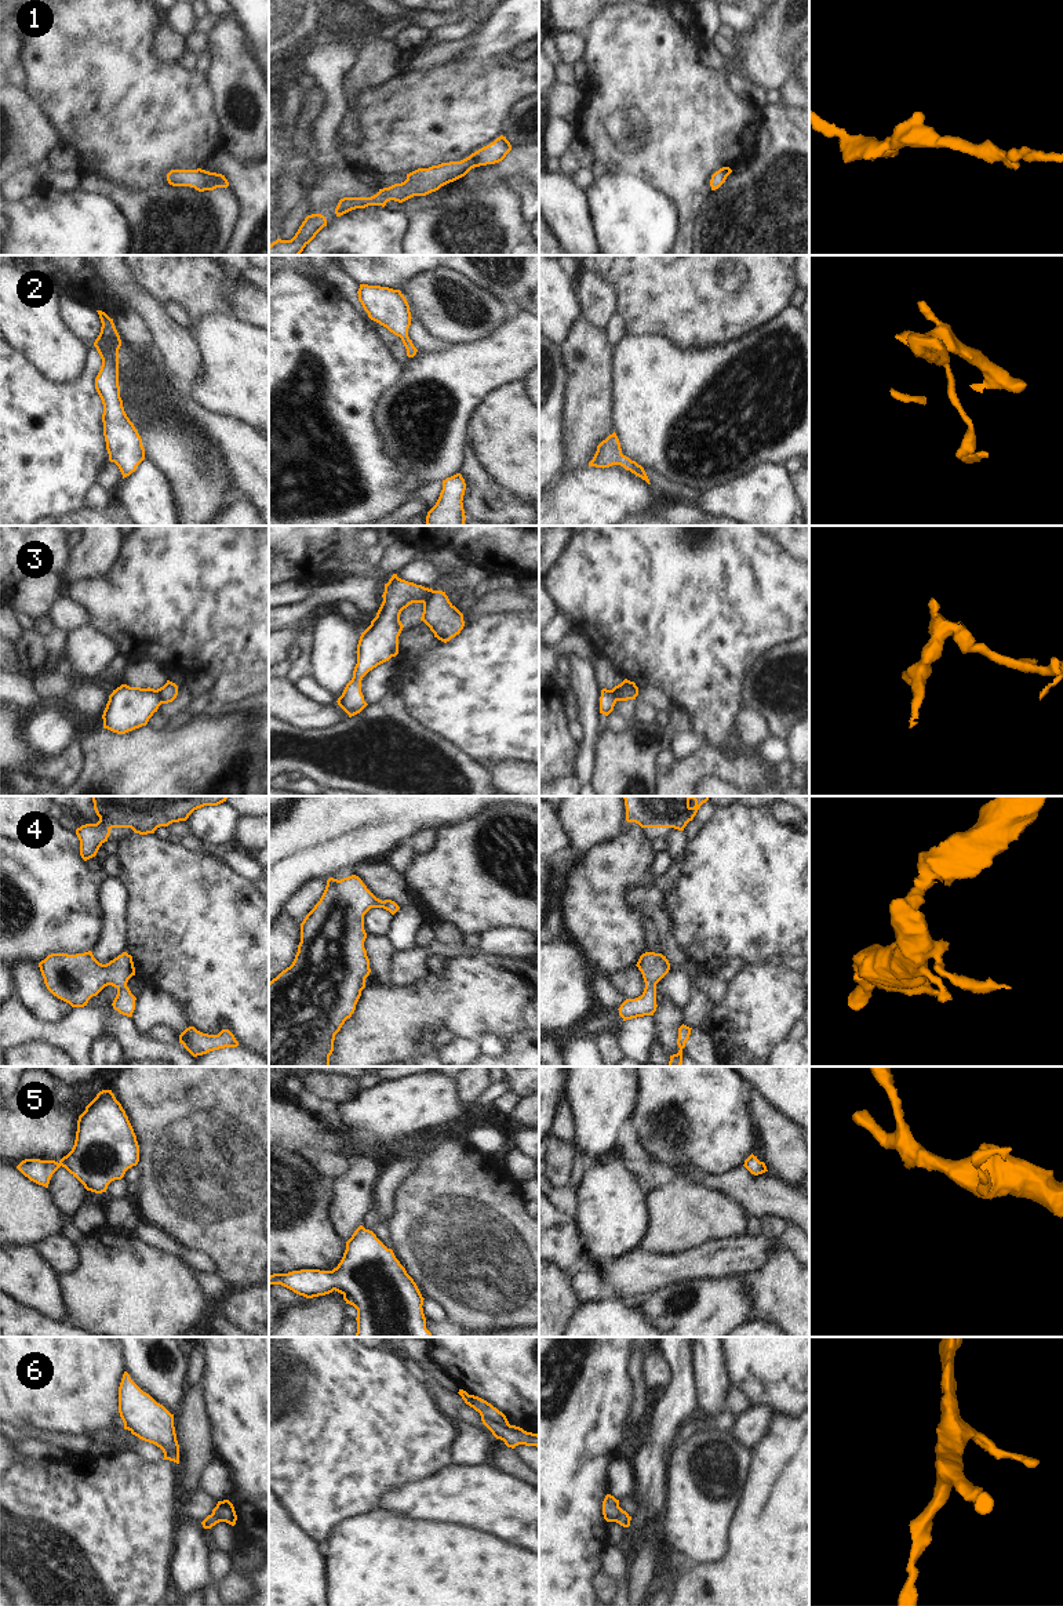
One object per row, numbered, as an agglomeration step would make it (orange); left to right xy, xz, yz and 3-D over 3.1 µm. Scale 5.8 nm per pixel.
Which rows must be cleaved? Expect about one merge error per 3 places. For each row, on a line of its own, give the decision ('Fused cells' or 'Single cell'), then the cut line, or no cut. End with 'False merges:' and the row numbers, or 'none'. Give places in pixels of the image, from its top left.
1: Single cell. No split
2: Single cell. No split
3: Fused cells. Split along xy (155, 690), (162, 702)
4: Single cell. No split
5: Single cell. No split
6: Fused cells. Split along xz (480, 1413), (499, 1424), (509, 1424)
False merges: 3, 6

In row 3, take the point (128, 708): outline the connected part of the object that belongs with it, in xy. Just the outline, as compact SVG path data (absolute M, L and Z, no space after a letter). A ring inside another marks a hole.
M121 684L109 695L103 711L103 728L125 734L142 726L157 712L161 702L154 688Z

